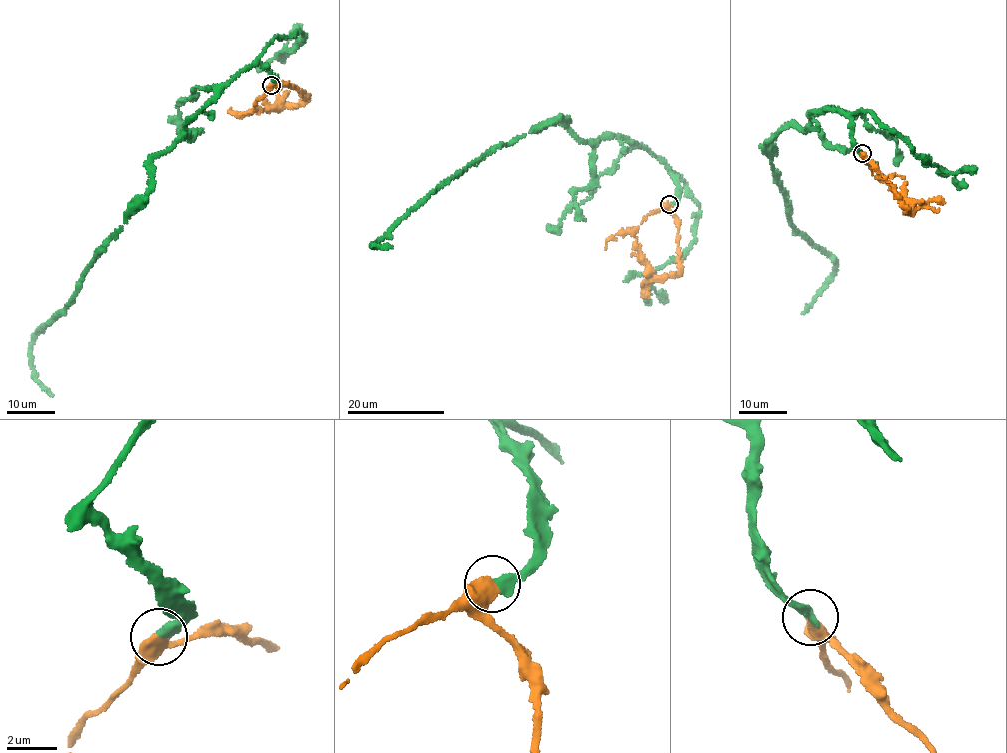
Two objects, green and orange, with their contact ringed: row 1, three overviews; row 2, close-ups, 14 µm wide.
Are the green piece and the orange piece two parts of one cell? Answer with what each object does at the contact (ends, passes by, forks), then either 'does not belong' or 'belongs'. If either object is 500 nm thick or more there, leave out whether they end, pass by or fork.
belongs

